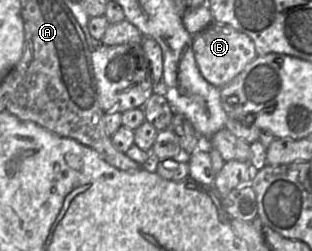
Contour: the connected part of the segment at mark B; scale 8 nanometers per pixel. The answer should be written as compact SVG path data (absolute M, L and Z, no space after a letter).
M215 22L193 36L193 51L201 75L217 88L222 88L231 82L258 56L250 37L229 25Z

